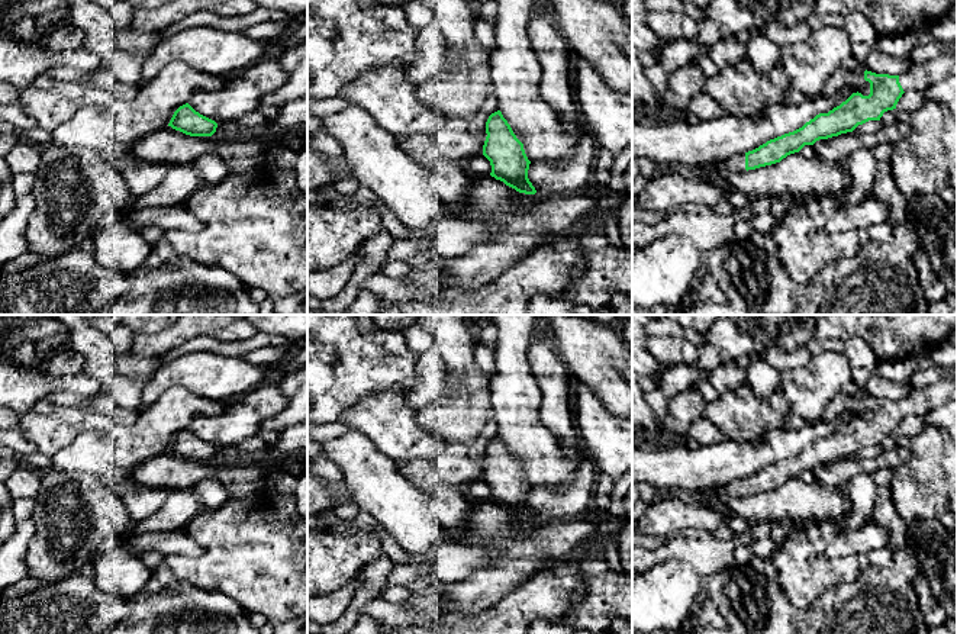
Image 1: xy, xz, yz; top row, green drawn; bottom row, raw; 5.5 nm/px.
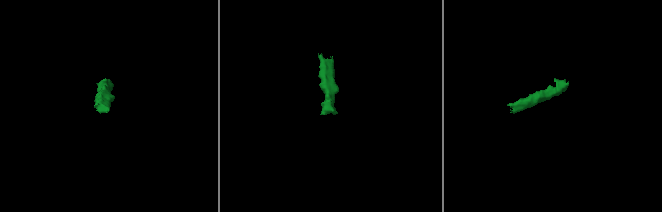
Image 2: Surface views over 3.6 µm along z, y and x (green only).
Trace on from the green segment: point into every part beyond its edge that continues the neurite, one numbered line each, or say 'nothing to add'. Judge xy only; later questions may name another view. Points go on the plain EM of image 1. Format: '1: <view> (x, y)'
nothing to add

